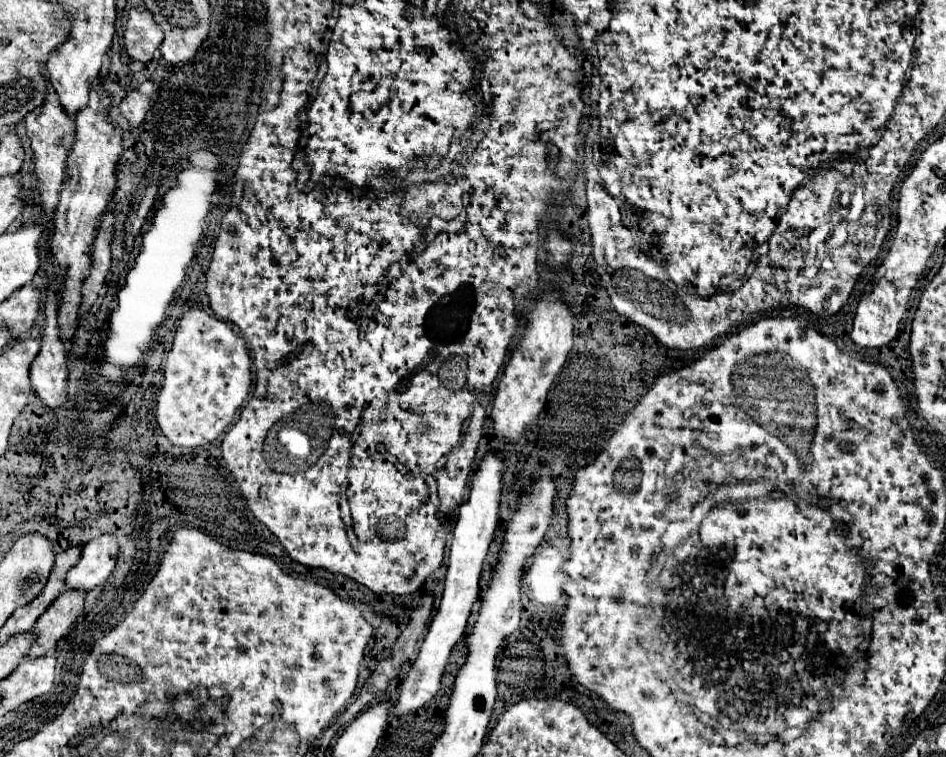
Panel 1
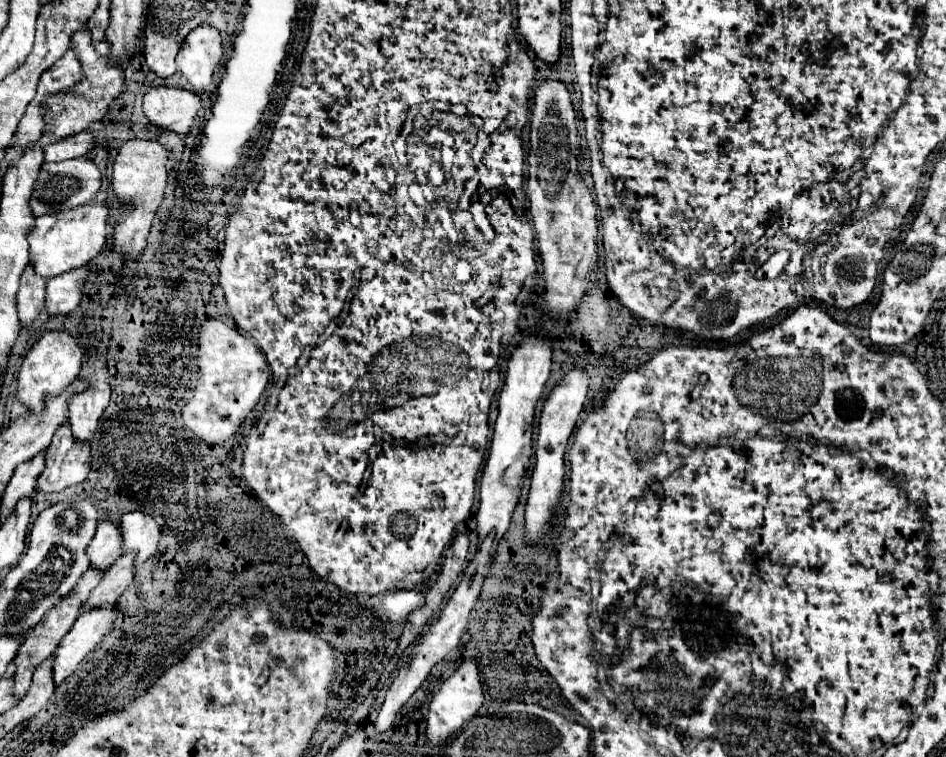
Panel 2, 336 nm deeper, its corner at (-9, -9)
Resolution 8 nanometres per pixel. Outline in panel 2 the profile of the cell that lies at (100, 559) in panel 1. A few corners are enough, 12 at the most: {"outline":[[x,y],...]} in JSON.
{"outline":[[144,511],[120,519],[126,551],[136,551],[134,565],[156,553],[158,523]]}

